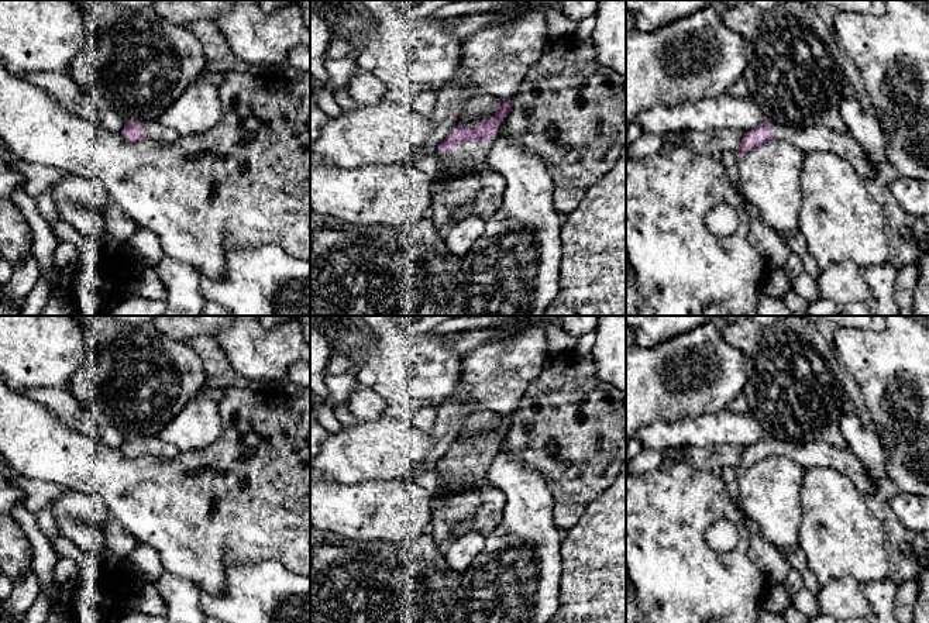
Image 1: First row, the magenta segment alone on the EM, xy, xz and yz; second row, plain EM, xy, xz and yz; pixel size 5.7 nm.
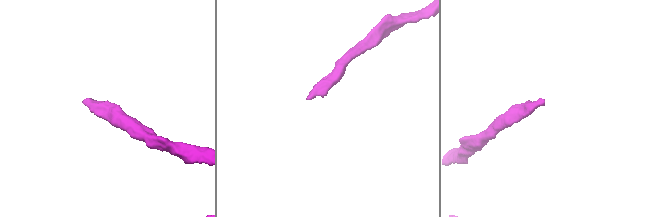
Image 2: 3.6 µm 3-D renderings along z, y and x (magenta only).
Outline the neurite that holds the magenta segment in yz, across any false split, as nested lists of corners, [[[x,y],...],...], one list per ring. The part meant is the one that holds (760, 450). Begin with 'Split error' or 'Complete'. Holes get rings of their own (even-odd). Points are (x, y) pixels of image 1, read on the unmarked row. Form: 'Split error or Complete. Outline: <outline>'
Split error. Outline: [[[764,436],[743,451],[736,472],[740,474],[753,464],[768,457],[789,458],[804,469],[813,467],[832,468],[846,475],[863,496],[875,495],[878,491],[878,486],[870,479],[864,465],[847,447],[839,450],[820,440],[798,443],[781,441],[778,438]]]

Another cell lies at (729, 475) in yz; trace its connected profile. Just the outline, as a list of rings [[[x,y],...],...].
[[[726,467],[720,472],[722,472],[720,476],[725,481],[725,485],[727,488],[729,493],[733,498],[737,498],[739,499],[739,483],[737,483],[737,472],[736,472],[736,468]]]

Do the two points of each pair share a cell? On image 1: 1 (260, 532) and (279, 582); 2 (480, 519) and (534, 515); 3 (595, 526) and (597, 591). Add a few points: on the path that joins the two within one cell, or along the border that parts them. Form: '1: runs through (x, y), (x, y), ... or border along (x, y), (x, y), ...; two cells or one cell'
1: border along (238, 557), (250, 560), (277, 558), (295, 574); two cells
2: border along (494, 485), (505, 498), (505, 510), (485, 536); two cells
3: runs through (597, 541), (597, 575); one cell

